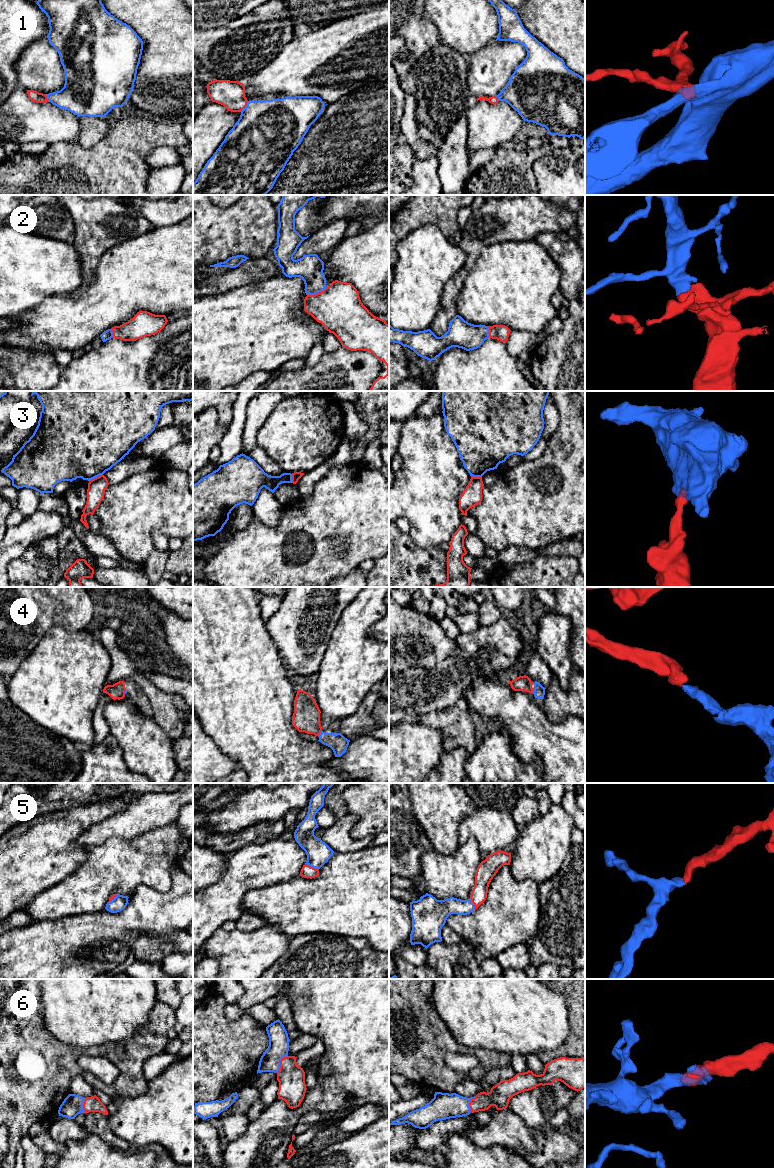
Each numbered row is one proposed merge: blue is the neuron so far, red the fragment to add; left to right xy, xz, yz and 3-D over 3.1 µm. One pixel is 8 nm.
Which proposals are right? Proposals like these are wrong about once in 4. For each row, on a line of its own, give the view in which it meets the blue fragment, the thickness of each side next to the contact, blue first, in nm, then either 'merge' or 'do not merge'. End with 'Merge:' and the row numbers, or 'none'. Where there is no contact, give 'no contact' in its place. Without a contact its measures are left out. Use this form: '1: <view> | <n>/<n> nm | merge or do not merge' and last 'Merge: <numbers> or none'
1: xz | 480/220 nm | merge
2: xz | 220/380 nm | merge
3: xy | 480/140 nm | do not merge
4: xz | 150/220 nm | merge
5: xz | 190/100 nm | merge
6: xz | 160/220 nm | merge
Merge: 1, 2, 4, 5, 6

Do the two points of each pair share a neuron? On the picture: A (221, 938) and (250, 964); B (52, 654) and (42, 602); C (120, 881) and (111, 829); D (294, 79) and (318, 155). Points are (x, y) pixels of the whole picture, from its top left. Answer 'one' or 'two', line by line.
A: one
B: two
C: two
D: two

